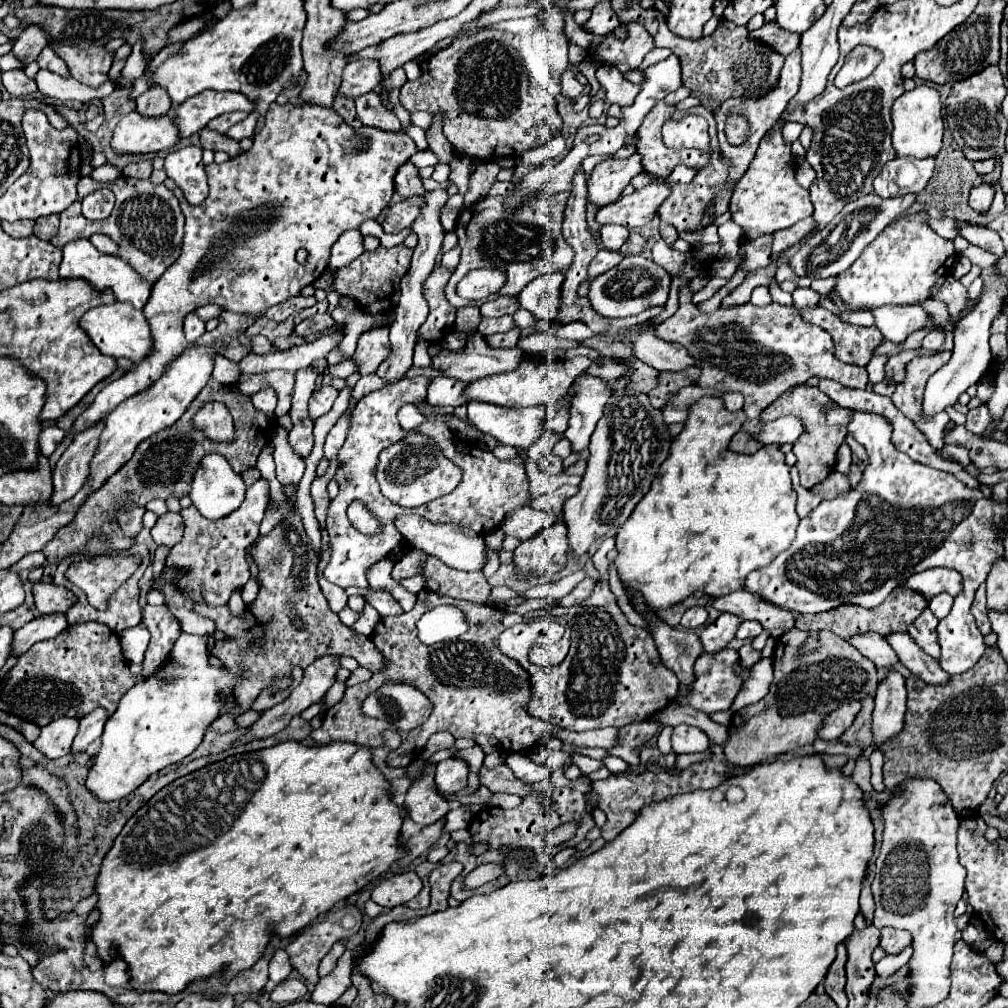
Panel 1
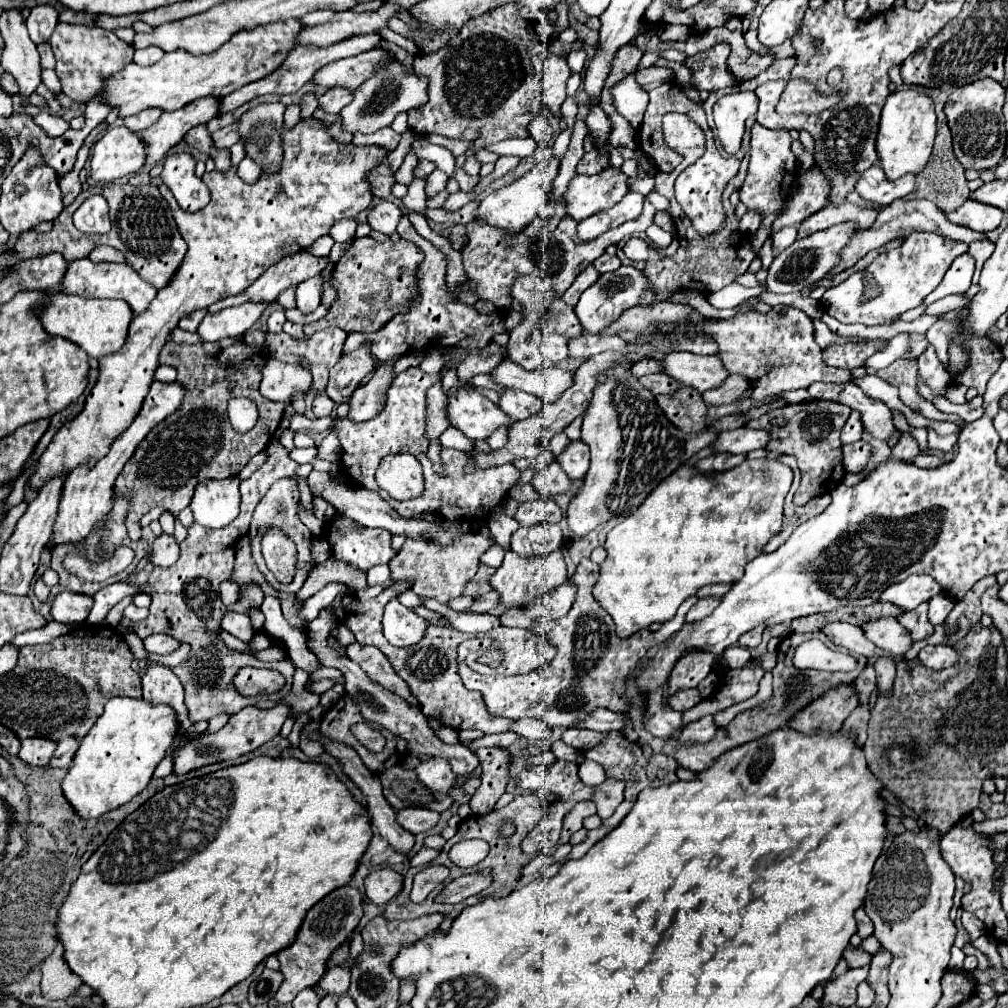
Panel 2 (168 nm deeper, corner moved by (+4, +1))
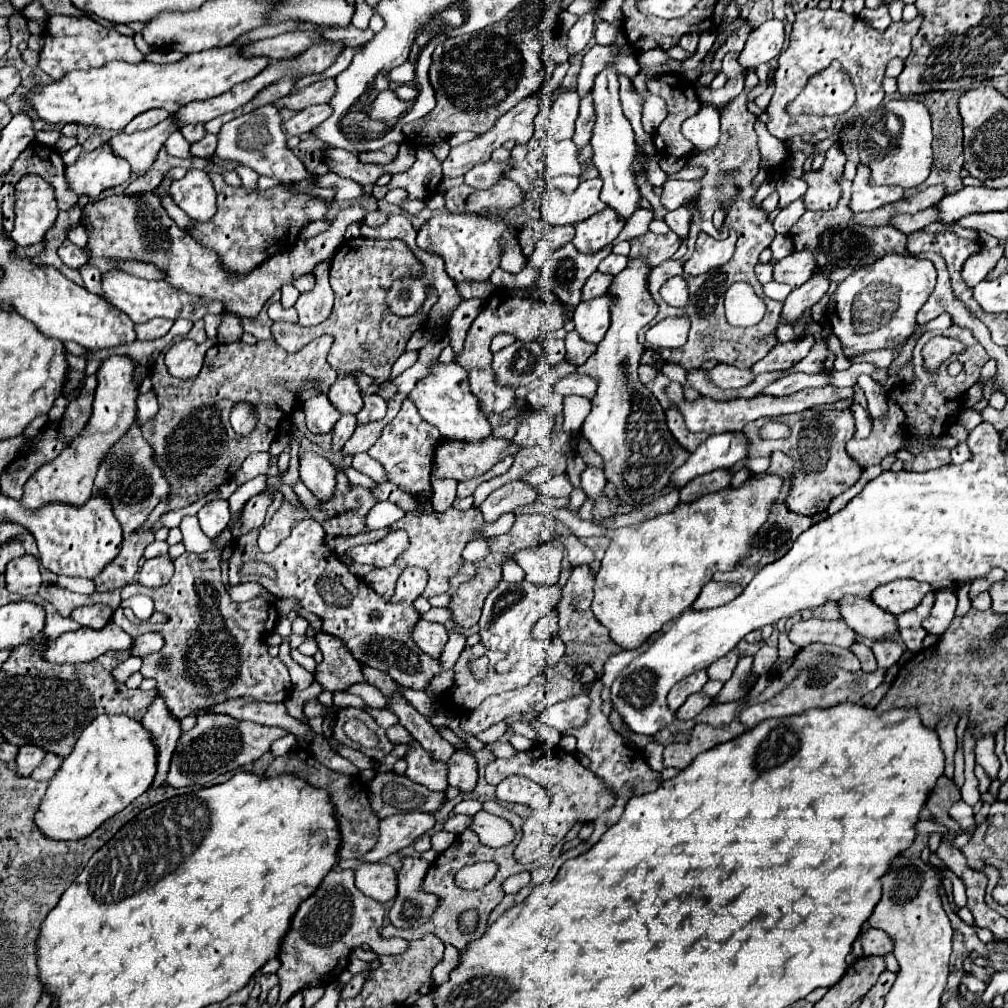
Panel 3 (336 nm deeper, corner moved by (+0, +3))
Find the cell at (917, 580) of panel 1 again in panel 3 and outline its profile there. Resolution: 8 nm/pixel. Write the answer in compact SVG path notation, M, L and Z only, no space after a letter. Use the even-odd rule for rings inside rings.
M898 579L874 589L872 601L884 611L892 615L900 615L904 611L918 607L918 603L924 599L928 591L932 591L928 583L916 579Z

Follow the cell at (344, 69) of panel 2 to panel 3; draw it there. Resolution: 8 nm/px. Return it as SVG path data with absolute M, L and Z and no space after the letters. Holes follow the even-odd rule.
M320 79L288 97L282 97L276 101L278 107L288 107L294 111L306 109L308 105L316 105L316 103L328 103L332 99L336 91L336 81L334 79Z

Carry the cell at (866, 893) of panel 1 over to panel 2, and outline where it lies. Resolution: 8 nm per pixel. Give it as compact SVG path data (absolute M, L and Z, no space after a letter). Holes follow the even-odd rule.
M860 907L858 911L856 911L856 921L858 921L858 935L860 935L860 939L866 939L866 937L870 937L872 935L872 921L866 917L866 913L864 913L864 909Z

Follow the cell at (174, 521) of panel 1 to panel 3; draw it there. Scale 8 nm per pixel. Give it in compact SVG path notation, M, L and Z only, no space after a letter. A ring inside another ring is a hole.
M158 555L154 559L146 559L138 571L138 583L146 587L160 587L164 585L174 573L174 561L170 555Z

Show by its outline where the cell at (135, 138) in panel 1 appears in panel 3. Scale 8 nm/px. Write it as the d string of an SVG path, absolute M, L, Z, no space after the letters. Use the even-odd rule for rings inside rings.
M104 143L90 153L84 153L78 163L66 167L66 179L70 189L78 195L86 193L90 199L98 197L100 191L108 187L116 187L132 177L130 163L126 159L118 159L110 147Z

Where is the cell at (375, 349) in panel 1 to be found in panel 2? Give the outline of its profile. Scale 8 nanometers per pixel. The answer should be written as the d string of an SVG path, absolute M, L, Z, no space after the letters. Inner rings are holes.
M360 347L354 353L346 353L340 357L340 361L330 369L326 395L336 403L348 403L354 389L362 385L366 375L374 369L376 357L366 349Z

